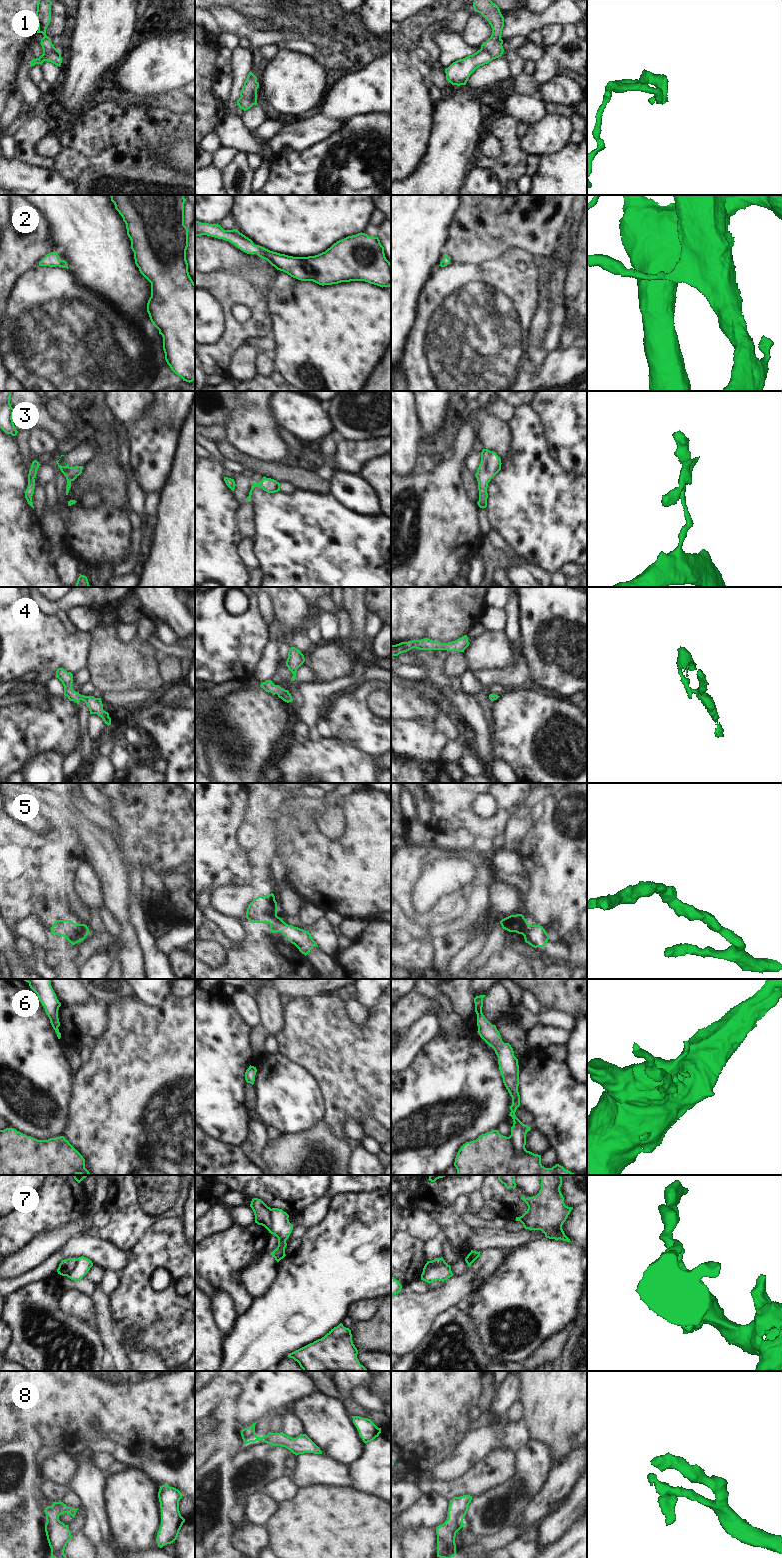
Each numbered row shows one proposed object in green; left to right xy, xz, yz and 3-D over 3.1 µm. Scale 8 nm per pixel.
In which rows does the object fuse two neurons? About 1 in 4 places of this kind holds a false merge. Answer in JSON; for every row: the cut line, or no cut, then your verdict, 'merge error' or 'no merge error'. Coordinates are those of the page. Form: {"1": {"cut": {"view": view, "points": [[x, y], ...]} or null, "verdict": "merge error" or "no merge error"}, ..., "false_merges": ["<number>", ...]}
{"1": {"cut": {"view": "xy", "points": [[56, 49], [50, 52], [43, 60]]}, "verdict": "merge error"}, "2": {"cut": null, "verdict": "no merge error"}, "3": {"cut": null, "verdict": "no merge error"}, "4": {"cut": null, "verdict": "no merge error"}, "5": {"cut": null, "verdict": "no merge error"}, "6": {"cut": null, "verdict": "no merge error"}, "7": {"cut": {"view": "xz", "points": [[271, 1209], [269, 1212], [269, 1227], [267, 1229]]}, "verdict": "merge error"}, "8": {"cut": null, "verdict": "no merge error"}, "false_merges": ["1", "7"]}

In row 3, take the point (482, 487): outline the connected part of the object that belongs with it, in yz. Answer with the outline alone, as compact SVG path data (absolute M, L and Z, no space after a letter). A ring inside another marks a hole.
M488 449L482 450L481 462L475 474L479 490L479 501L477 504L480 508L487 507L488 483L501 470L501 464L501 459L495 452Z

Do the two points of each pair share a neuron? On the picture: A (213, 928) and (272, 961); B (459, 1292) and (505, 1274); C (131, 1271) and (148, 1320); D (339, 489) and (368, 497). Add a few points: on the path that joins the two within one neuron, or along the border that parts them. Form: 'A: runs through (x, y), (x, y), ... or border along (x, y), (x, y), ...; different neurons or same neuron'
A: runs through (226, 943), (231, 948), (245, 950), (257, 961); same neuron
B: border along (496, 1267), (465, 1299); different neurons
C: runs through (133, 1283), (133, 1300), (141, 1308); same neuron
D: runs through (346, 493), (361, 496); same neuron

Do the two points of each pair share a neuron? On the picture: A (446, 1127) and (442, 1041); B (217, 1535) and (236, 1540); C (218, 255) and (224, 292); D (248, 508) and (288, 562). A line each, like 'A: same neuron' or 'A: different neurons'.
A: same neuron
B: different neurons
C: different neurons
D: different neurons

